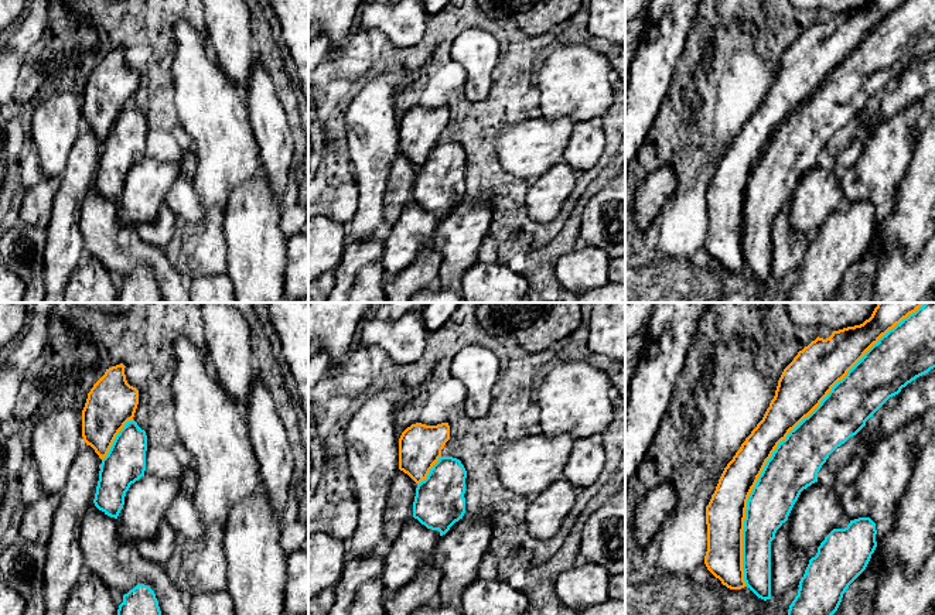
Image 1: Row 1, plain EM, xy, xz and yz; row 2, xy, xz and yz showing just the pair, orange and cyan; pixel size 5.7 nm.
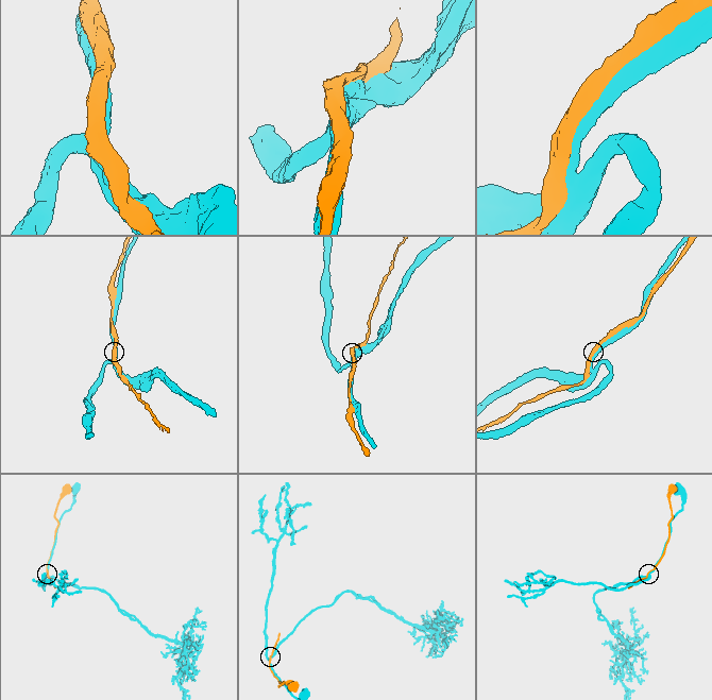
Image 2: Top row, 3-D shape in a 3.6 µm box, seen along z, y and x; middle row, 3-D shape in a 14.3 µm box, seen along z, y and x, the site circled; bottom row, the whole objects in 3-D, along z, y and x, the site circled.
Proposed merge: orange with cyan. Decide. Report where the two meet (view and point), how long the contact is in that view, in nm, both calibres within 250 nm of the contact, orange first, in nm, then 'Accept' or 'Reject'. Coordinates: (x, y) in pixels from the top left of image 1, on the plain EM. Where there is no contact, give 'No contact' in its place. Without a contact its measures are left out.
Touches orange at yz (775, 130). Shared border 1800 nm. Thickness 220 nm (orange) against 280 nm. Reject

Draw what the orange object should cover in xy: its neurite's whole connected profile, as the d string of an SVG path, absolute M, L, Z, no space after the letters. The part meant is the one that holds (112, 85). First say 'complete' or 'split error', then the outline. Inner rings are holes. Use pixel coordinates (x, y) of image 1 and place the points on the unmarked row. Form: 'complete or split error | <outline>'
complete | M124 48L106 52L88 76L82 93L82 120L103 143L124 107L133 103L139 74L126 64Z

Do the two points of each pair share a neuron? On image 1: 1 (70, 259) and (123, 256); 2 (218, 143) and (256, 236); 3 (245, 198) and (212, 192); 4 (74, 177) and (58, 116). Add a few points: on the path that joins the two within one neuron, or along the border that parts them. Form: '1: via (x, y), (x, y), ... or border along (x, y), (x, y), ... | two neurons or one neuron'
1: border along (78, 215), (78, 231), (85, 248) | two neurons
2: border along (260, 168), (234, 188), (222, 212) | two neurons
3: border along (255, 176), (234, 188), (222, 212) | two neurons
4: border along (84, 125), (68, 156), (68, 163), (58, 178) | two neurons

